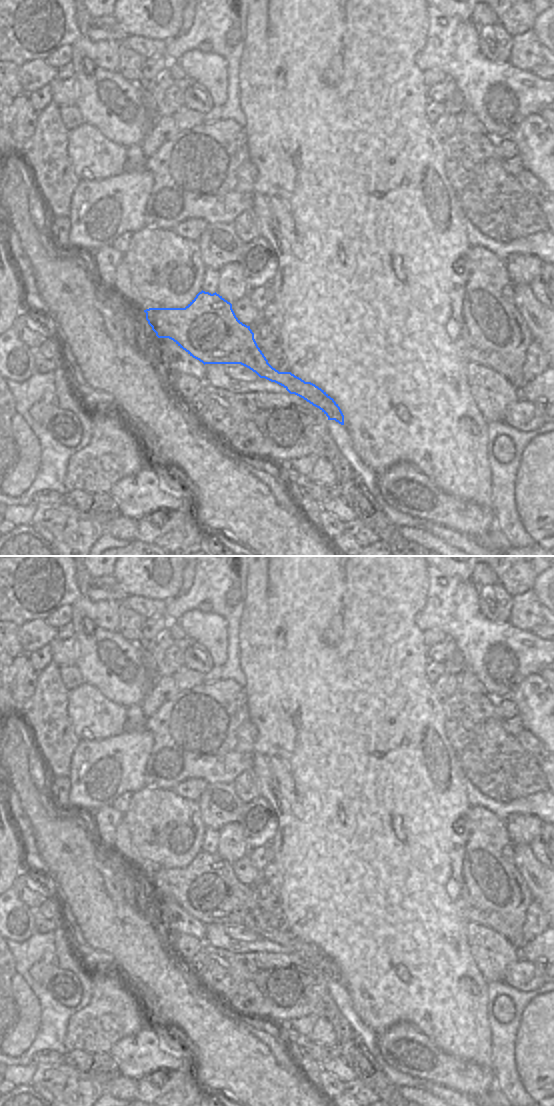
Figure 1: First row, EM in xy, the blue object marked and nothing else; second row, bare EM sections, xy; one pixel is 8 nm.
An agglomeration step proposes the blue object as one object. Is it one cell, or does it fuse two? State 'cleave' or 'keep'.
keep

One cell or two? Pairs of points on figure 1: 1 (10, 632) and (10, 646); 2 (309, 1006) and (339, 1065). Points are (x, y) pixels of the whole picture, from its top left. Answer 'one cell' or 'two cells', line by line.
1: one cell
2: two cells

